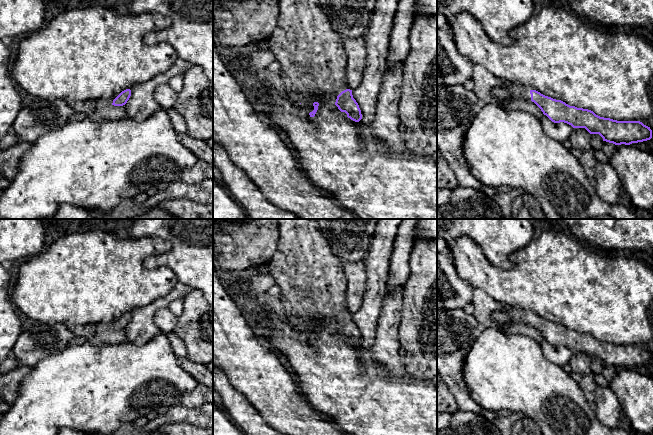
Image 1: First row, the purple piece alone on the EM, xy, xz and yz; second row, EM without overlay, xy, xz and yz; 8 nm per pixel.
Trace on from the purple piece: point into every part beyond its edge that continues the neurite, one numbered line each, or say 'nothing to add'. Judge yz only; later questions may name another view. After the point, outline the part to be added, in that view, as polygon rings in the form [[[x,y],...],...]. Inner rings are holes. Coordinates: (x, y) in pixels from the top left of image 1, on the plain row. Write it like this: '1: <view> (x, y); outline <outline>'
1: yz (502, 318); outline [[[510,308],[507,311],[496,311],[491,314],[491,318],[501,326],[511,322],[521,322],[531,325],[530,314],[521,309]]]

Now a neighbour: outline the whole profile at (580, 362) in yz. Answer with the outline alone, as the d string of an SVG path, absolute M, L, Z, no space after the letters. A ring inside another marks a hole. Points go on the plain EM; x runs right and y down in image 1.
M573 352L569 364L572 371L585 375L591 372L592 358L590 358L585 352Z

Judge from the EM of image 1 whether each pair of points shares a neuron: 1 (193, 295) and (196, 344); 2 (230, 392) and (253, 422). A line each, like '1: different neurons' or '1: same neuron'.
1: same neuron
2: same neuron

